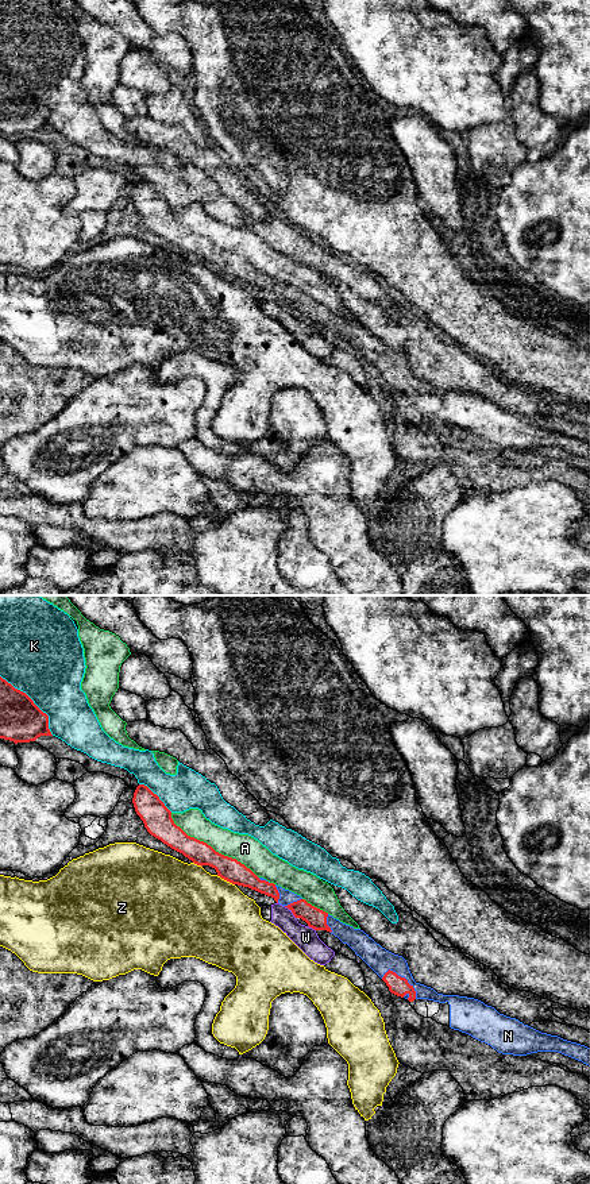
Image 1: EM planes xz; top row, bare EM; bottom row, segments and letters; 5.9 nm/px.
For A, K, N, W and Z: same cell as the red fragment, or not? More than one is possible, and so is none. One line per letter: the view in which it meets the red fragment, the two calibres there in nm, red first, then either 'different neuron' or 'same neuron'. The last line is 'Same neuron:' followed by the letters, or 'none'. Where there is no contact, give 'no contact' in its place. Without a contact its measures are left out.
A: xz | 140/160 nm | different neuron
K: xz | 260/440 nm | different neuron
N: xz | 120/150 nm | same neuron
W: xz | 120/140 nm | different neuron
Z: xz | 140/480 nm | different neuron
Same neuron: N

